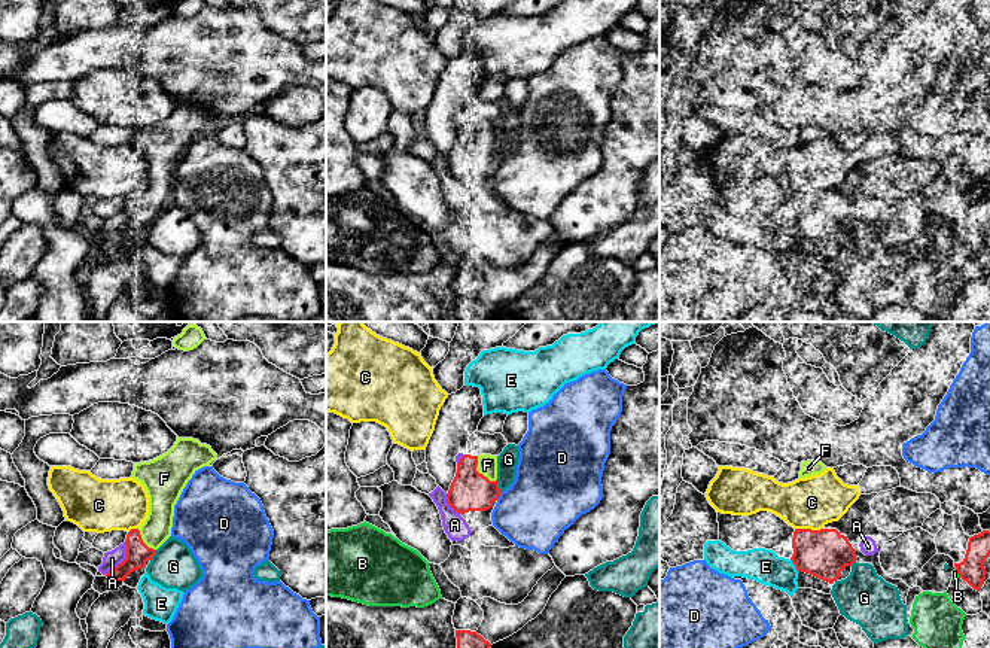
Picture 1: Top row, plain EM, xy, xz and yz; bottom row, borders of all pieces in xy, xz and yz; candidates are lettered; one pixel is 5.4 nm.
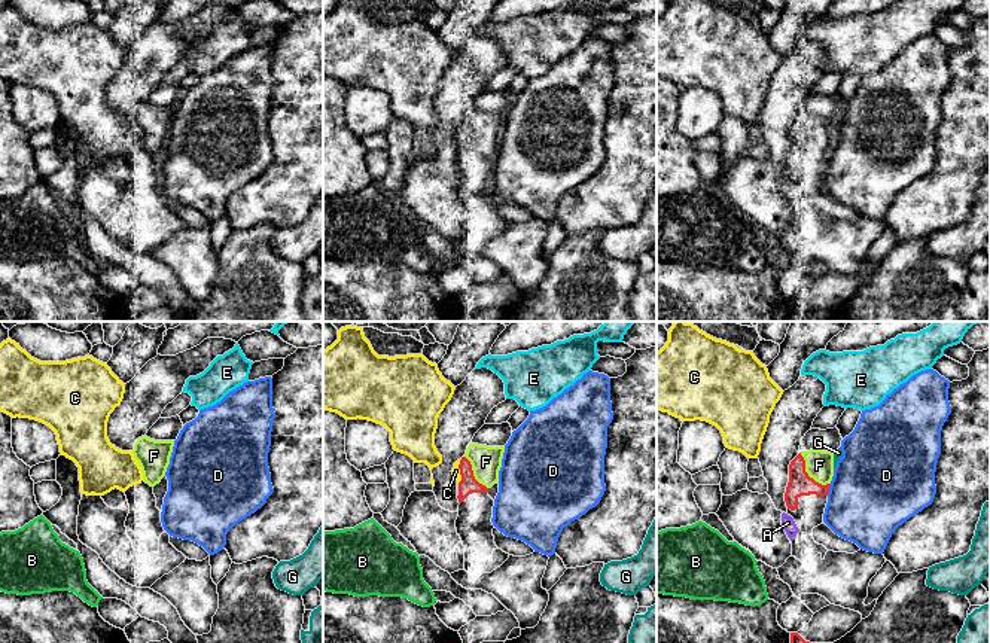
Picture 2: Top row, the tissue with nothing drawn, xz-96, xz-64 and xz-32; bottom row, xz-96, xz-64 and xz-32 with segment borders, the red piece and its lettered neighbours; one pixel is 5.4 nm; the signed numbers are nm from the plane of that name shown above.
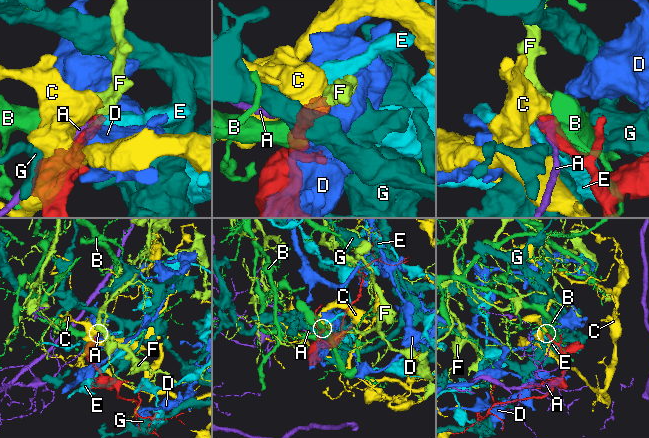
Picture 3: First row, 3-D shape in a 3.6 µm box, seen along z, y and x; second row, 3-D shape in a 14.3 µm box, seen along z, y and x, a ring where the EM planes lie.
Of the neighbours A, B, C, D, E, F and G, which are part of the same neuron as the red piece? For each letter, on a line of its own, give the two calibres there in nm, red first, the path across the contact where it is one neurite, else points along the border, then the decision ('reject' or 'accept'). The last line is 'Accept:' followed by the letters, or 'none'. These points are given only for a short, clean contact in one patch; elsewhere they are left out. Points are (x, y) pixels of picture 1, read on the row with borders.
A: 130/90 nm | reject
B: 140/30 nm | reject
C: 260/280 nm | reject
D: 220/400 nm | along xz (500, 493), (496, 499) | reject
E: 260/180 nm | reject
F: 220/110 nm | accept
G: 220/110 nm | reject
Accept: F

